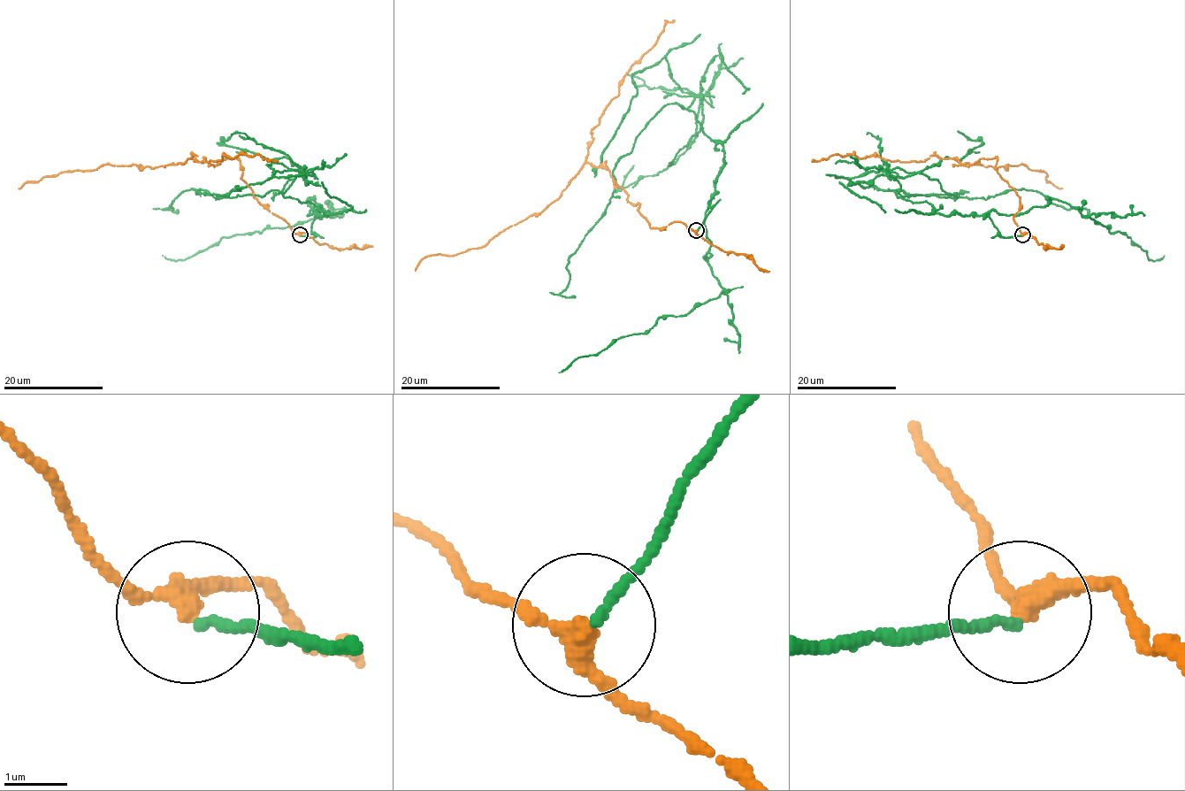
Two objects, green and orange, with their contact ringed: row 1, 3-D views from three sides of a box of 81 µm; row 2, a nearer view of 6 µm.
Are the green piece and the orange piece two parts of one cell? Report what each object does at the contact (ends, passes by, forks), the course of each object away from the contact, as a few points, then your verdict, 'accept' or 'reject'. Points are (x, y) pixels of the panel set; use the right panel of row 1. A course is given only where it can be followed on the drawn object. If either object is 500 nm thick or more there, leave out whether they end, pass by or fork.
green ends there; orange passes by; green runs (1022, 235), (1003, 237), (984, 215), (942, 215), (896, 190), (988, 199), (1026, 188), (1088, 209); orange runs (1022, 235), (1013, 220), (1020, 196), (996, 157), (964, 166), (954, 158), (1023, 164), (1062, 188); reject

